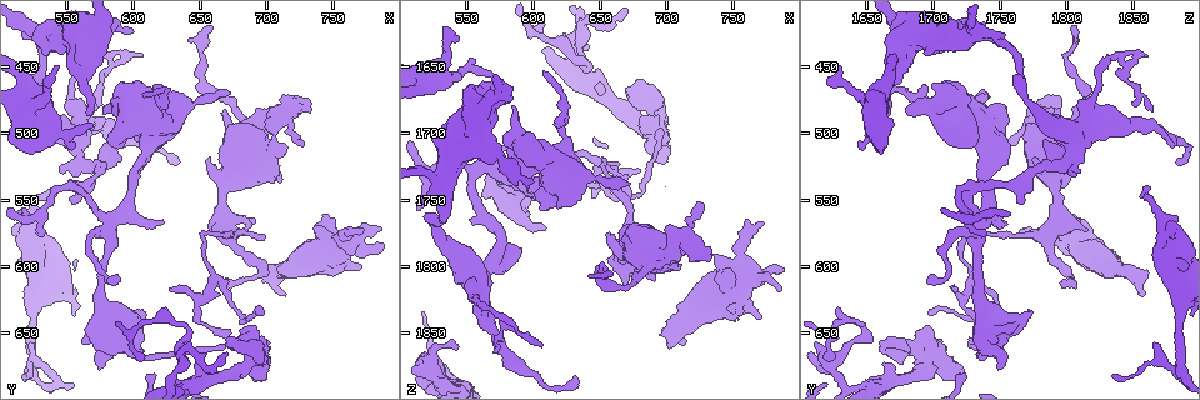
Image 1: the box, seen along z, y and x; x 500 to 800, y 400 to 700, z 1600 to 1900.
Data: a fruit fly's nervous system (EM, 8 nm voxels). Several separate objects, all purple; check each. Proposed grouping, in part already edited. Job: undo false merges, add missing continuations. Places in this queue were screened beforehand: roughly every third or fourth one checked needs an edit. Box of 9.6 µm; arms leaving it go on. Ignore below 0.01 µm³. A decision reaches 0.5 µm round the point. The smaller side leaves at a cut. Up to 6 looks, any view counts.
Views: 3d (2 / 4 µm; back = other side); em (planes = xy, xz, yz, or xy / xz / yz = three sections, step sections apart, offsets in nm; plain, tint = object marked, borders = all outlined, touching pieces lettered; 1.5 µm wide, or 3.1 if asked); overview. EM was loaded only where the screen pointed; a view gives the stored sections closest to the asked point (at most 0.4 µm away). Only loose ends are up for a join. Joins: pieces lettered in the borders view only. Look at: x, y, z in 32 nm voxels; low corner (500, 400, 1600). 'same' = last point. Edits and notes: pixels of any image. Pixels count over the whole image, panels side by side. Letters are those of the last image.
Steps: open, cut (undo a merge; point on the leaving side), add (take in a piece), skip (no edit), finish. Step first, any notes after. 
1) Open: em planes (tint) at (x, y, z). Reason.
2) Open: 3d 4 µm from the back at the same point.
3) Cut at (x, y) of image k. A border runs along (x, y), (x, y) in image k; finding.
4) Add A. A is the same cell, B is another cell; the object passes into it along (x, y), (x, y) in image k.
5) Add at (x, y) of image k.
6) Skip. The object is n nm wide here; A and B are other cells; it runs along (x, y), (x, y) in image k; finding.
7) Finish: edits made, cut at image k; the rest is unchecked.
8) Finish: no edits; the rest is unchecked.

Open: em planes (tint) at (524, 576, 1876). Calibre changes.

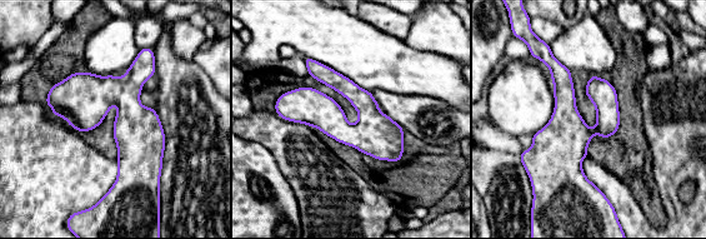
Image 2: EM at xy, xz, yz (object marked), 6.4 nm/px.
Open: em planes (borders) at the same point.

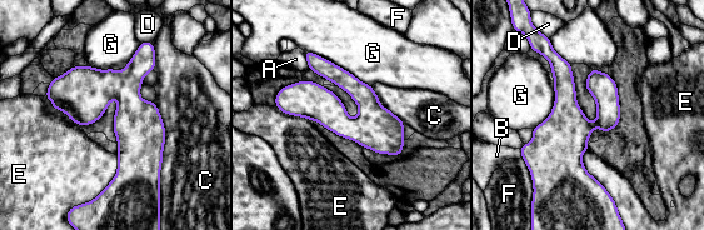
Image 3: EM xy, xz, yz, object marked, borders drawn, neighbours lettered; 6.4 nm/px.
Skip. A, B, C, D, E, F and G are other cells; it runs along (547, 41), (564, 78), (563, 188) in image 3; all the same cell.

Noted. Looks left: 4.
Open: 3d 4 µm at (772, 572, 1766).

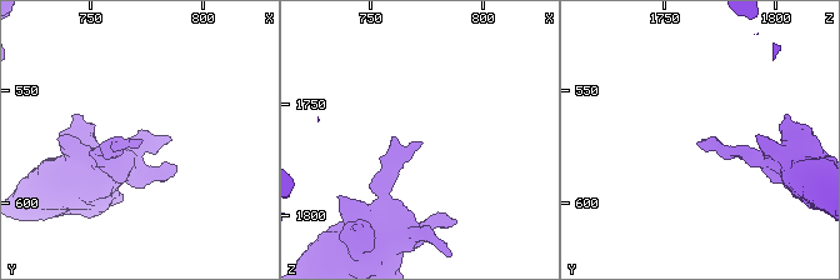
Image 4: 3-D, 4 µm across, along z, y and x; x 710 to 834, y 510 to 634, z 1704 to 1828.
Open: em planes (tint) at (773, 572, 1766).

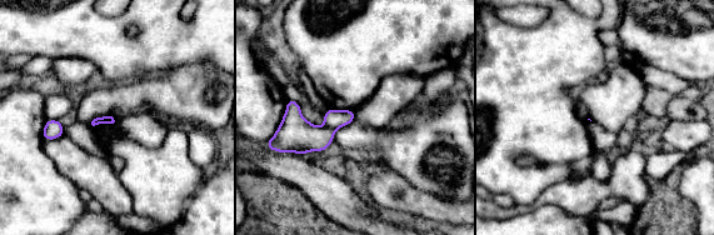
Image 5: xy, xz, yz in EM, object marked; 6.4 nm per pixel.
Open: em planes (borders) at the same point. See the neighbours.

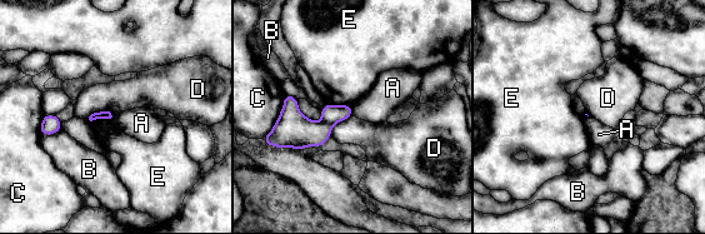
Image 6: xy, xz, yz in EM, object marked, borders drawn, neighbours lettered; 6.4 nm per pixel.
Skip. A, B, C, D and E are other cells; a border runs along (326, 103), (350, 105) in image 6; no lettered piece goes on from it.

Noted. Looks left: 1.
Finish: no edits; the rest is unchecked.

